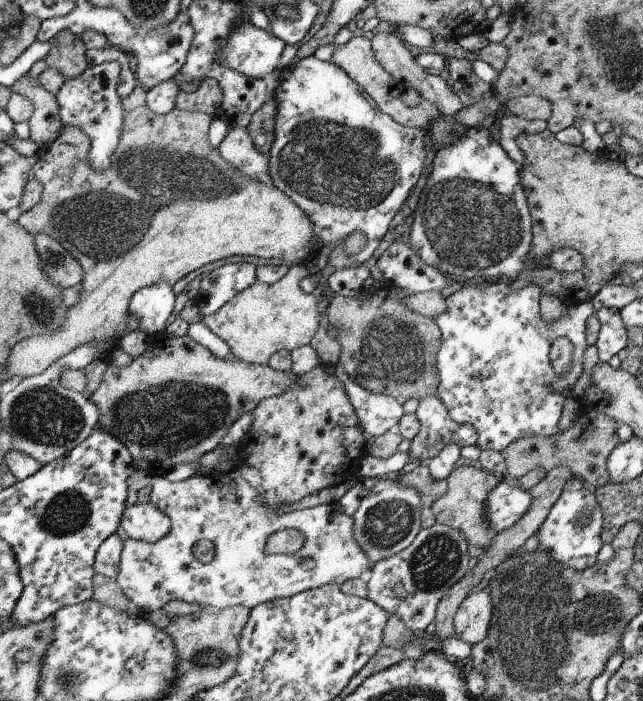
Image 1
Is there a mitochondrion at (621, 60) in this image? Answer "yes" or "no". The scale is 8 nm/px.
yes

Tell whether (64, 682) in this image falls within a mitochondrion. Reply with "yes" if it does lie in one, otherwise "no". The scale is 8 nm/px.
yes

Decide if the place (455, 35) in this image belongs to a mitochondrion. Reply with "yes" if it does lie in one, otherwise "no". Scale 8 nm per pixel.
no

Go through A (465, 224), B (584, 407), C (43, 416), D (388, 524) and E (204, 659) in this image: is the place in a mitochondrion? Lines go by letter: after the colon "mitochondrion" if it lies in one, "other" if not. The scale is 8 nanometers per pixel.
A: mitochondrion
B: other
C: mitochondrion
D: mitochondrion
E: mitochondrion

